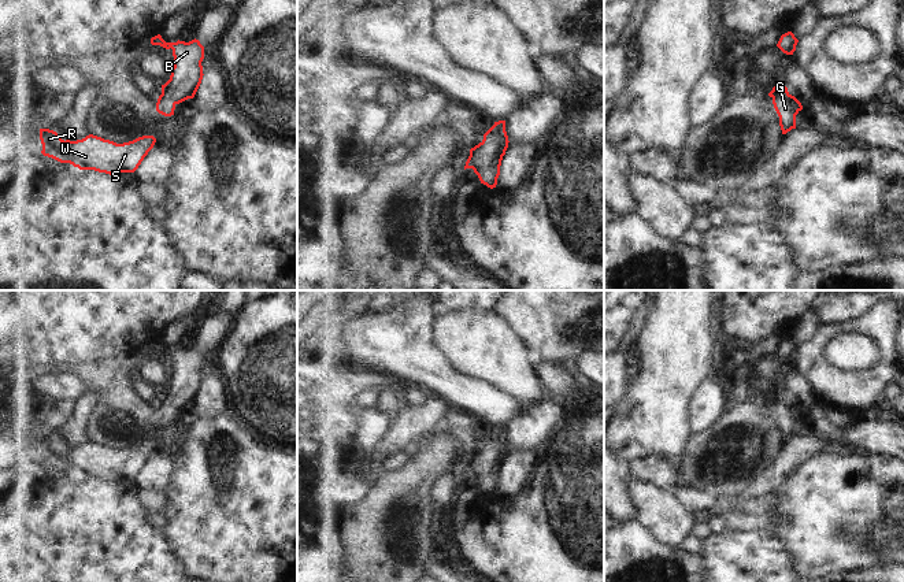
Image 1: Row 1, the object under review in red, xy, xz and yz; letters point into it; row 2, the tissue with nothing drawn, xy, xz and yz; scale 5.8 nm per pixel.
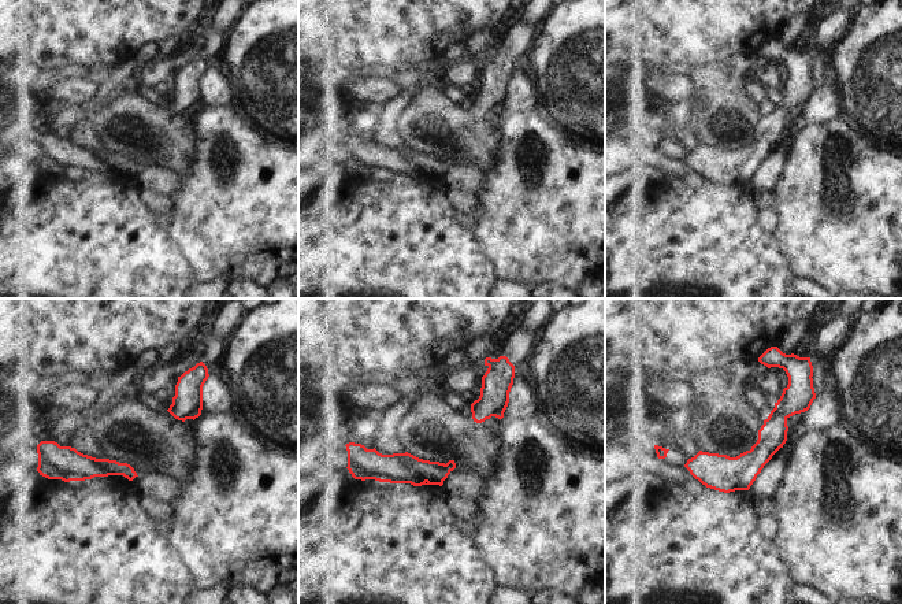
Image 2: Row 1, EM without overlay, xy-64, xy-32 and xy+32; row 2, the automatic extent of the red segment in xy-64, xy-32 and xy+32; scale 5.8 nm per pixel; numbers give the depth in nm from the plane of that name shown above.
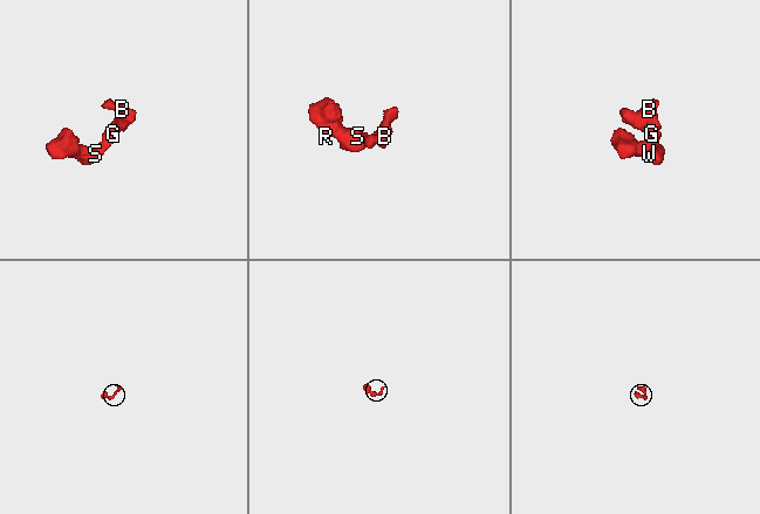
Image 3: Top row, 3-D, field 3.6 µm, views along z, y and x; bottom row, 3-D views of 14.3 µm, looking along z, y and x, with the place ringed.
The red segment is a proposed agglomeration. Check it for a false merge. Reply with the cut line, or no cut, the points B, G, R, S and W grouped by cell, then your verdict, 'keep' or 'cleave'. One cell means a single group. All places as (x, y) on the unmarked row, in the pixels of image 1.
no cut | B G R S W | keep

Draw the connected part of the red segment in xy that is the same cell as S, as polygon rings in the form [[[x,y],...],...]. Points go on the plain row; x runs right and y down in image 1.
[[[40,435],[40,446],[44,463],[70,470],[79,477],[95,477],[110,482],[134,479],[156,449],[153,442],[142,442],[116,451],[93,441],[77,448],[64,448],[62,441],[49,435]]]

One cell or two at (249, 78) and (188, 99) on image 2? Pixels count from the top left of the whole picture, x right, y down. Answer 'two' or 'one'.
two

